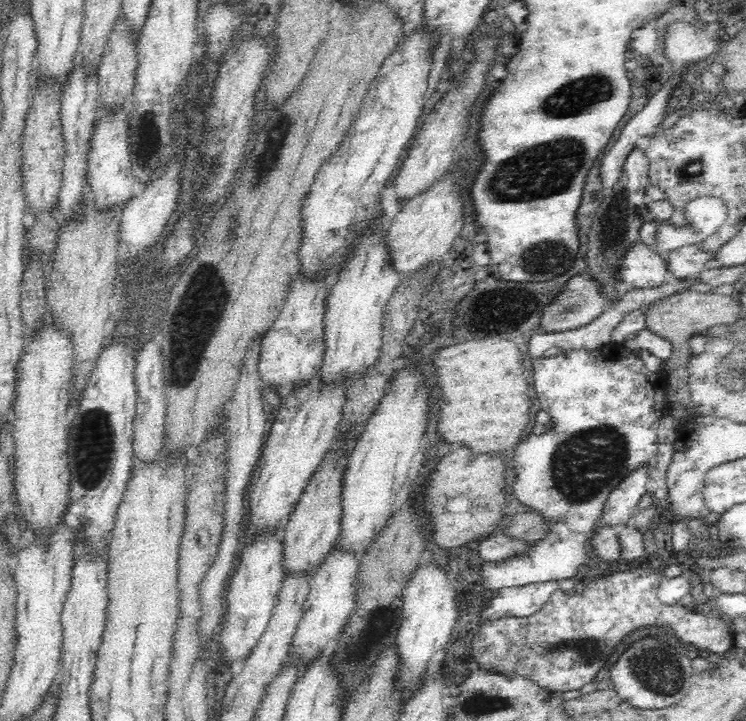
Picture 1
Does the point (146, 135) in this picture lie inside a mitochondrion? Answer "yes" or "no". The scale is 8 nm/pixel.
yes

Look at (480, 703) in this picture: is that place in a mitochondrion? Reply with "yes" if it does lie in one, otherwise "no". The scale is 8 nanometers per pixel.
yes

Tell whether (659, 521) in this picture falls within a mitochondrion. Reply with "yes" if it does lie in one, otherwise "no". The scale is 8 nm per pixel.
no

